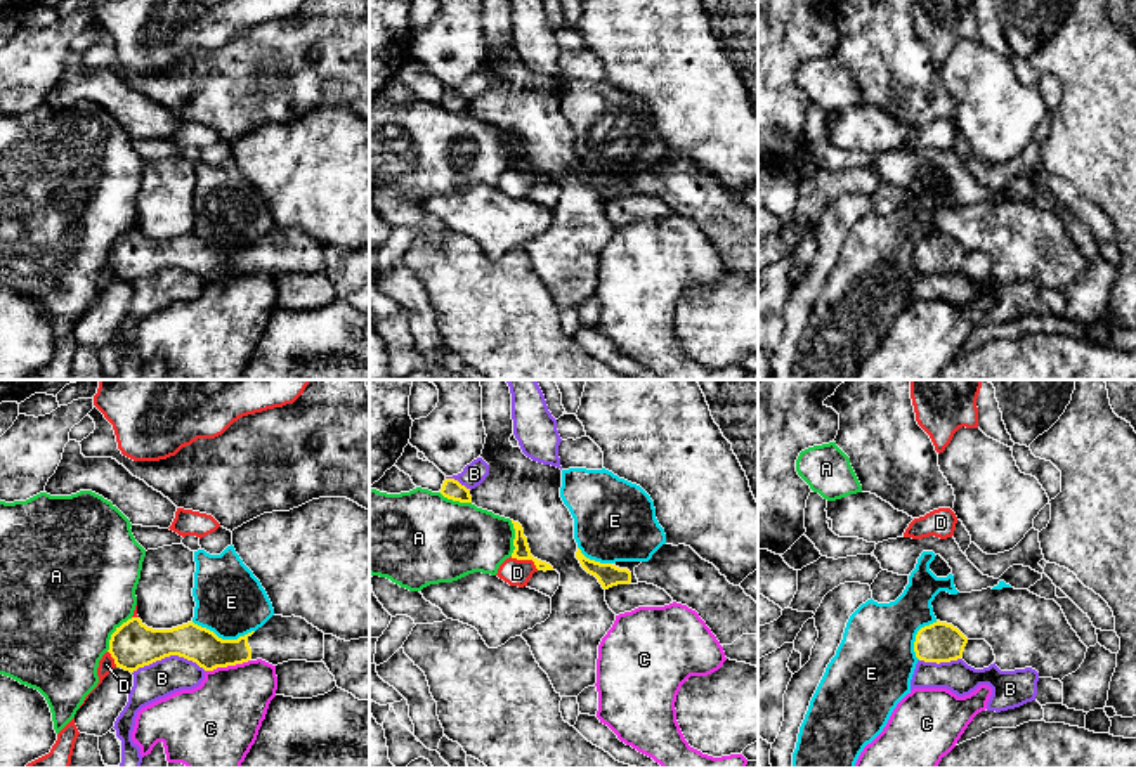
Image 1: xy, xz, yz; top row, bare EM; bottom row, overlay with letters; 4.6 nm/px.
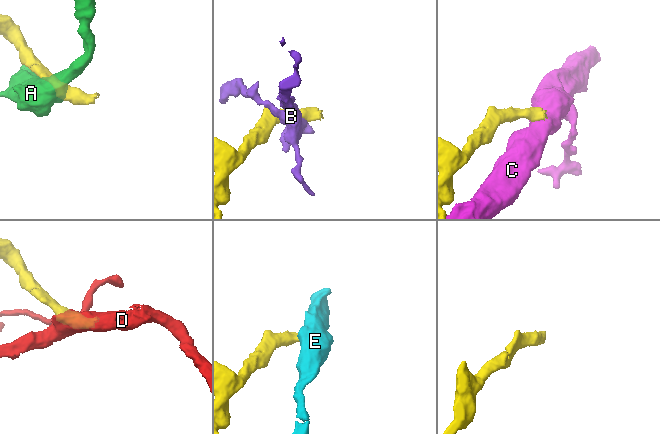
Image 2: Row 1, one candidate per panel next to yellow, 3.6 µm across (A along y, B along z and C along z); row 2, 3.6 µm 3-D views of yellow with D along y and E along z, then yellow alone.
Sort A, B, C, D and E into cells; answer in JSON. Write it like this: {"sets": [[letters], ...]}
{"sets": [["A"], ["B"], ["C"], ["D"], ["E"]]}

